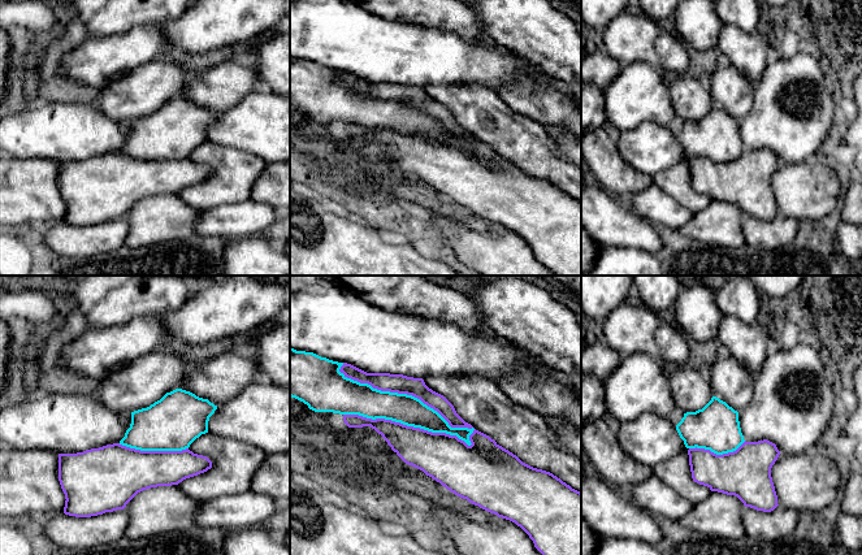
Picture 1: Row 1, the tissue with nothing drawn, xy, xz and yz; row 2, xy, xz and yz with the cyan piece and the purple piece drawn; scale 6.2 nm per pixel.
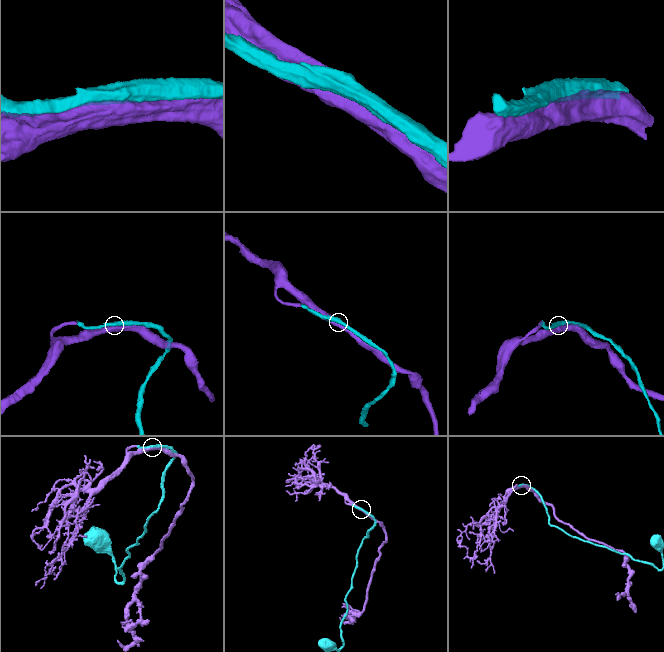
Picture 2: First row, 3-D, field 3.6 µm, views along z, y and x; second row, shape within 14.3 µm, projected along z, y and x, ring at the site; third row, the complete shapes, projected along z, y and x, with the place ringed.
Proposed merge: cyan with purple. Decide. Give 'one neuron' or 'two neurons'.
one neuron

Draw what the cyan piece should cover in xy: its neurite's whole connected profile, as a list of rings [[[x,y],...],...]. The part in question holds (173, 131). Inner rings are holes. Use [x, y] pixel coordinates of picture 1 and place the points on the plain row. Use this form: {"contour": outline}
{"contour": [[[176,97],[147,117],[131,121],[131,133],[120,153],[140,160],[182,160],[202,143],[208,142],[209,126],[217,114],[208,108]]]}

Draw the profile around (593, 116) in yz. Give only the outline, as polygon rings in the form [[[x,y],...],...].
[[[581,79],[581,136],[606,125],[602,90]]]

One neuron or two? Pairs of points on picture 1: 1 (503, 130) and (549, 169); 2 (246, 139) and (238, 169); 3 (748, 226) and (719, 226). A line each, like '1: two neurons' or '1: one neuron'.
1: one neuron
2: two neurons
3: two neurons

